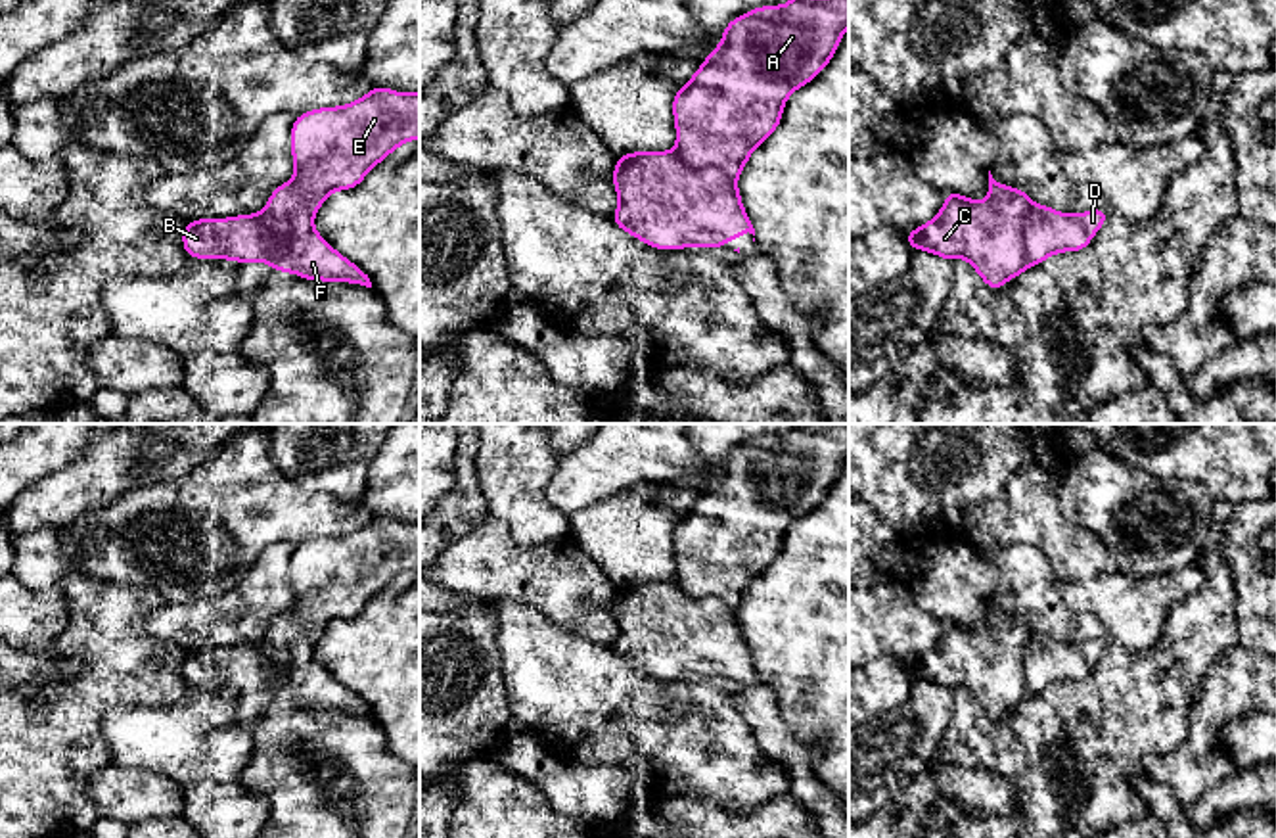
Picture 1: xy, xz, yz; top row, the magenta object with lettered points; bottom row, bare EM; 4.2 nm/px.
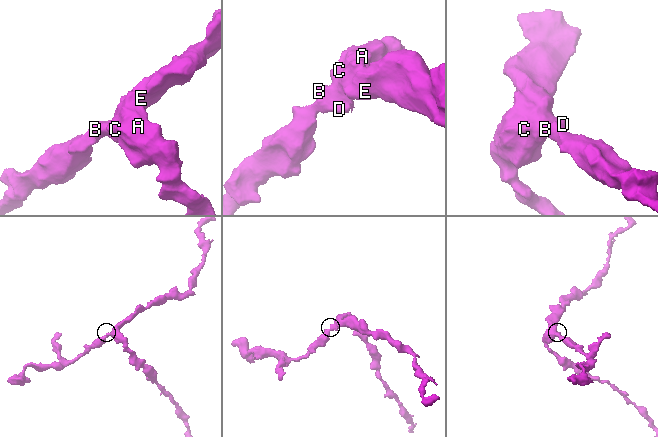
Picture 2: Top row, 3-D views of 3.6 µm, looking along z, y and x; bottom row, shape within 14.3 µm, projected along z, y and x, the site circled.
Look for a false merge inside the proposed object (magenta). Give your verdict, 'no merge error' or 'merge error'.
merge error

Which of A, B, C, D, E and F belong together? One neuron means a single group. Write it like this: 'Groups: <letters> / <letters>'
Groups: A C E F / B D

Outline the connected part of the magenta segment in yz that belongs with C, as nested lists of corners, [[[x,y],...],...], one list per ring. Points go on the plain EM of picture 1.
[[[989,600],[989,629],[968,629],[946,619],[939,644],[904,663],[906,673],[956,690],[964,687],[991,719],[998,719],[1025,698],[1023,654],[1031,629],[1021,617],[996,612]]]

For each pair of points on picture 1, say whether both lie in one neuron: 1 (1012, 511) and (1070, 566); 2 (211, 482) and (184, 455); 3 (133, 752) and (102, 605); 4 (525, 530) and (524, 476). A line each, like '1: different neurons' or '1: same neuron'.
1: same neuron
2: different neurons
3: different neurons
4: same neuron

